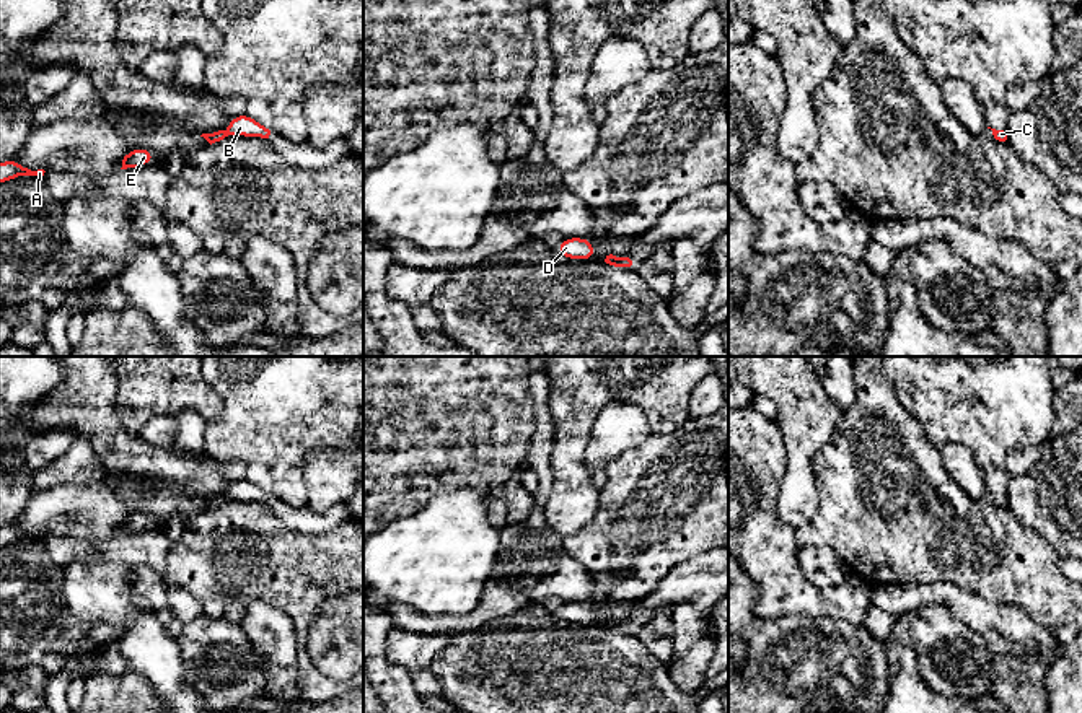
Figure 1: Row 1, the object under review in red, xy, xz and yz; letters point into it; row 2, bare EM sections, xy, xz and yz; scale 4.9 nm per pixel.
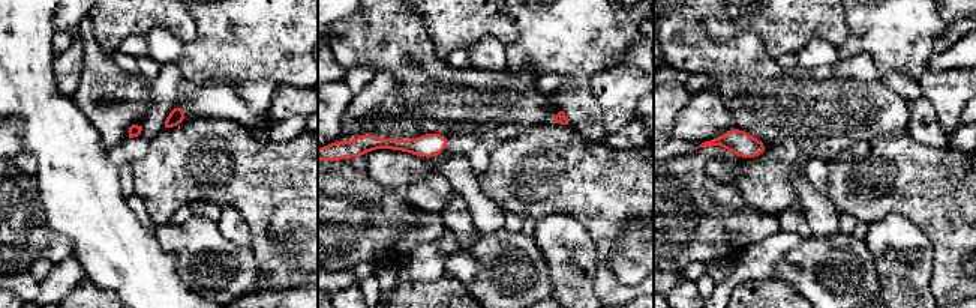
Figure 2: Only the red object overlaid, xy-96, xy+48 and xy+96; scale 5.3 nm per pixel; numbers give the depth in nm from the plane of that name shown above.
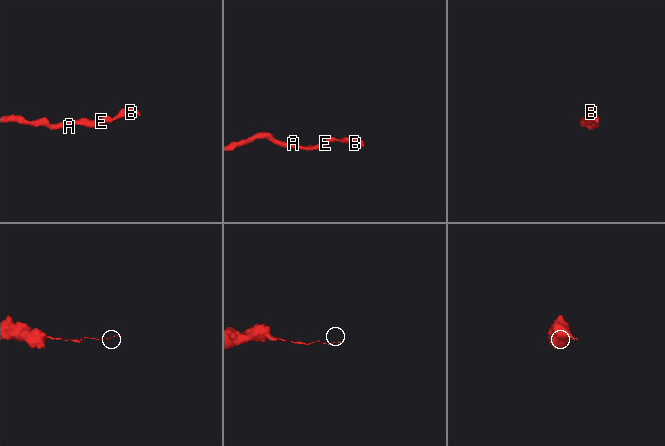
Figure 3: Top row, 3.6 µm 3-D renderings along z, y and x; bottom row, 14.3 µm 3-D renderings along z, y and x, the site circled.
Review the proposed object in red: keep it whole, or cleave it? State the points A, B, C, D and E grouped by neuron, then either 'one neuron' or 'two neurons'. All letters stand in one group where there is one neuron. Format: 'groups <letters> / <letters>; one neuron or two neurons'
groups A B C D E; one neuron

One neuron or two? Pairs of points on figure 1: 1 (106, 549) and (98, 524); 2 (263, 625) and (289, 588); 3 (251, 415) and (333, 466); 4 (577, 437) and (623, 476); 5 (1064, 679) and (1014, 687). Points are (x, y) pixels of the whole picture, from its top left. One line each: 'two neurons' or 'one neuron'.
1: two neurons
2: two neurons
3: two neurons
4: two neurons
5: two neurons

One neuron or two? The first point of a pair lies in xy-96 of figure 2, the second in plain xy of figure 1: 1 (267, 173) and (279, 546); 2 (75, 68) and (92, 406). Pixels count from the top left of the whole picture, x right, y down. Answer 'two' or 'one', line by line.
1: one
2: two

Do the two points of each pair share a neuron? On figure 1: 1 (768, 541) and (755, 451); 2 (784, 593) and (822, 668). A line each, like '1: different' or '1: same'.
1: same
2: different

